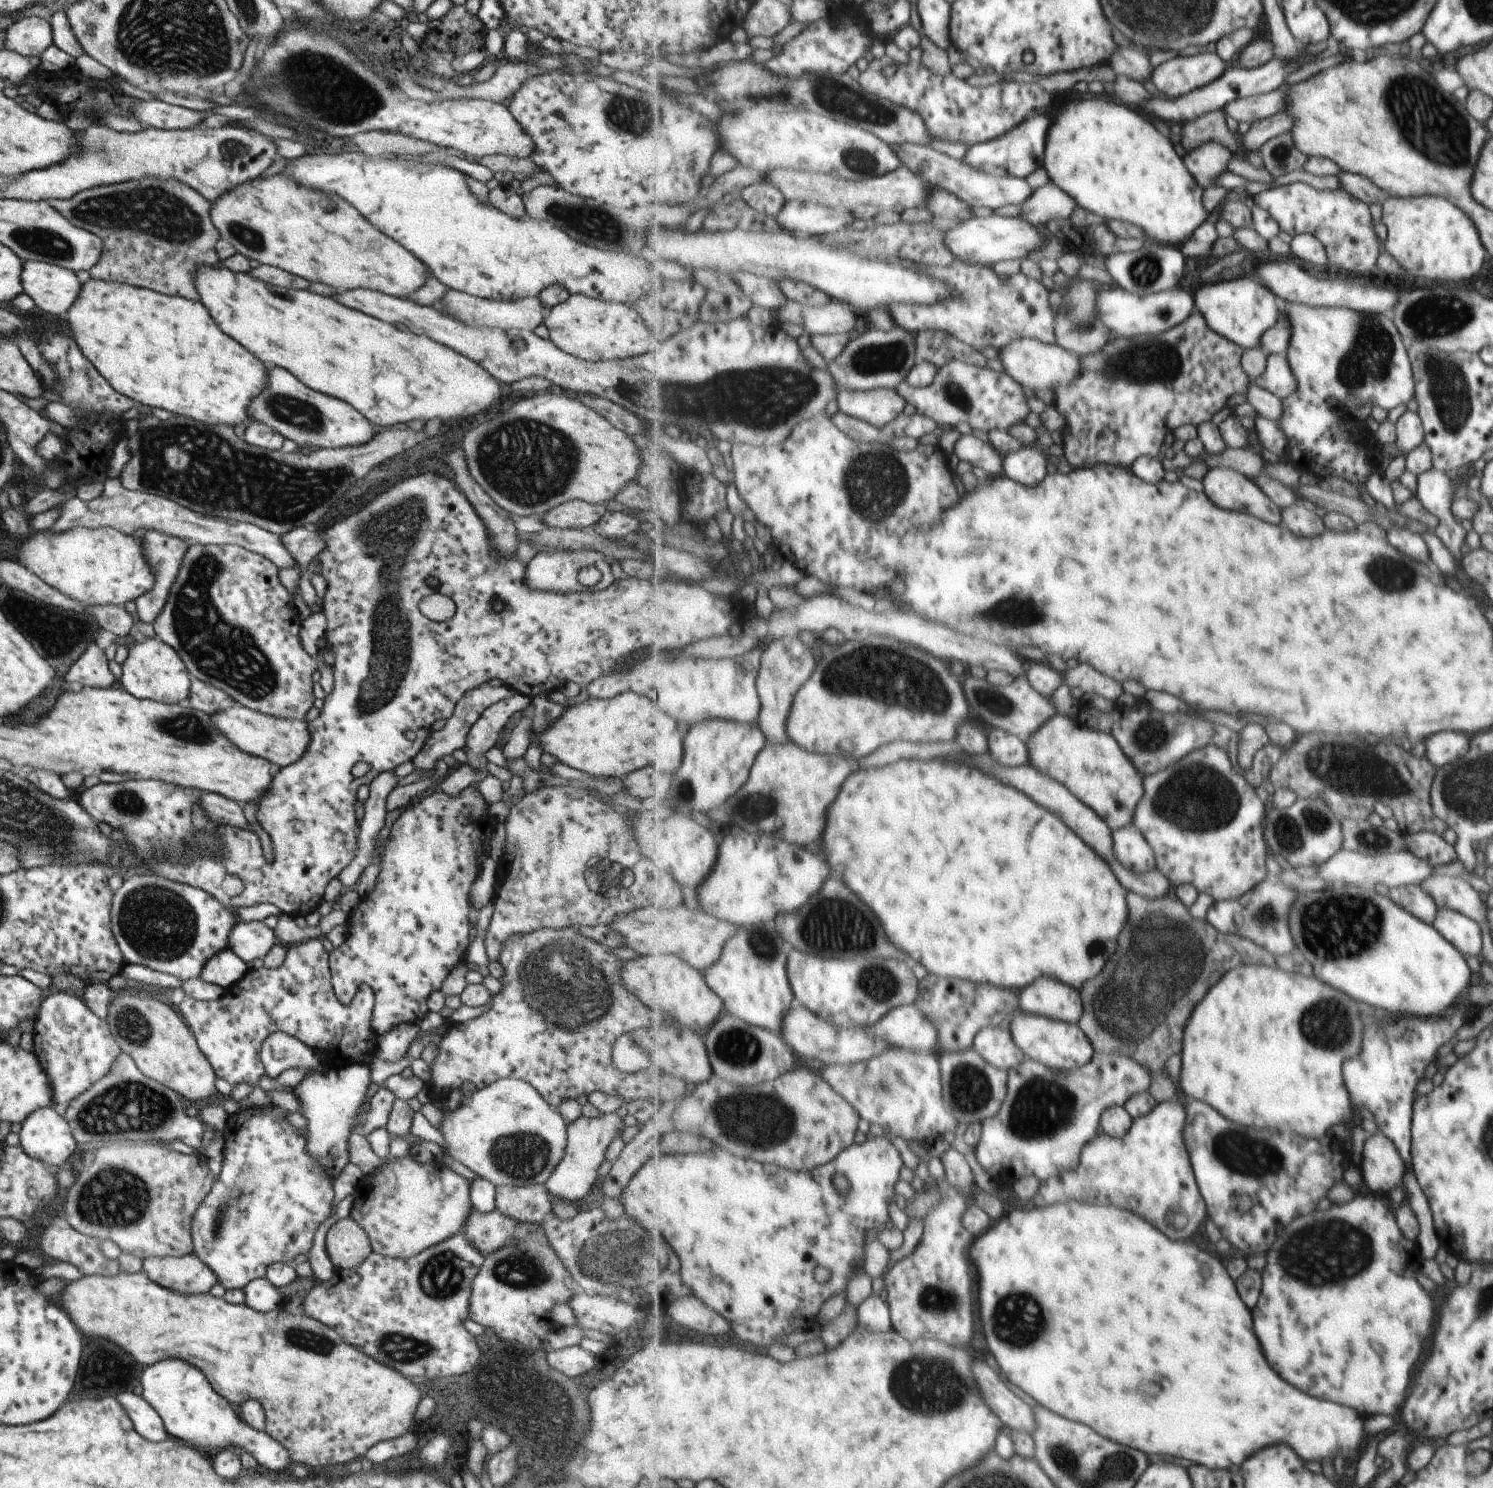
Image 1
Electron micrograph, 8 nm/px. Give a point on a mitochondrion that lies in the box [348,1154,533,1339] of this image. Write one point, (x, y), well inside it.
(441, 1277)

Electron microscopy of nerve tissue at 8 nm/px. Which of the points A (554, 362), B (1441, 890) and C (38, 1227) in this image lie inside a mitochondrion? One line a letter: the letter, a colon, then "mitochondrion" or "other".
A: other
B: other
C: other

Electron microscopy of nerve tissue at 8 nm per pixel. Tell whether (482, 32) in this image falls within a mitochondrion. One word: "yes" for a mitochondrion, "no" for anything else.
no

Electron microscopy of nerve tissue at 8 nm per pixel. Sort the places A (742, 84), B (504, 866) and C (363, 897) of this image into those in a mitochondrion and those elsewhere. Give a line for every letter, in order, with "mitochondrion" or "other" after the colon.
A: mitochondrion
B: other
C: other

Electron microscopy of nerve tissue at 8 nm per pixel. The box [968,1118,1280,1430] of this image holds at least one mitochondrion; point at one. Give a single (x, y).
(1015, 1318)

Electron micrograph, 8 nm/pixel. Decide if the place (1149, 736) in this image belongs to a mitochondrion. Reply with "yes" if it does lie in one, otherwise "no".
yes

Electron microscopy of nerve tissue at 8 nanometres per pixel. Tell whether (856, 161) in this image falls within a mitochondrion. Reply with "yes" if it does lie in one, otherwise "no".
yes

